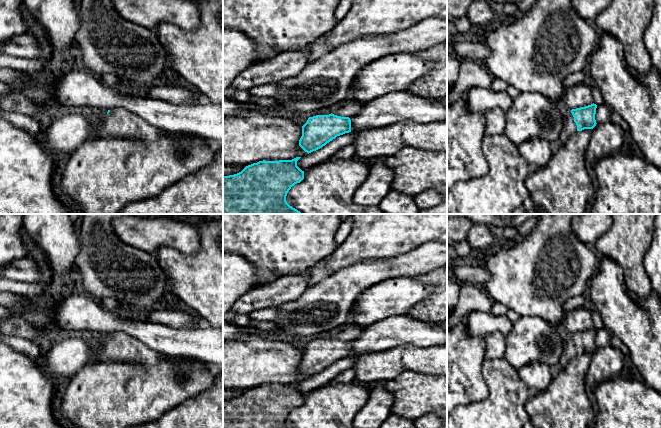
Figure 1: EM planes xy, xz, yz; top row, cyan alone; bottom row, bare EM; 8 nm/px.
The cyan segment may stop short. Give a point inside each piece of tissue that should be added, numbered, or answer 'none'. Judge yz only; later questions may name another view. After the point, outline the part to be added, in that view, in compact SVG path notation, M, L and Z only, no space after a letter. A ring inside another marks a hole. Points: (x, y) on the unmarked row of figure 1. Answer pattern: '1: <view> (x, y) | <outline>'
1: yz (569, 352) | M568 334L567 339L564 341L564 347L561 359L555 371L561 370L575 357L577 356L577 349L574 346L574 341L571 334ZM554 371L554 372L555 372Z

